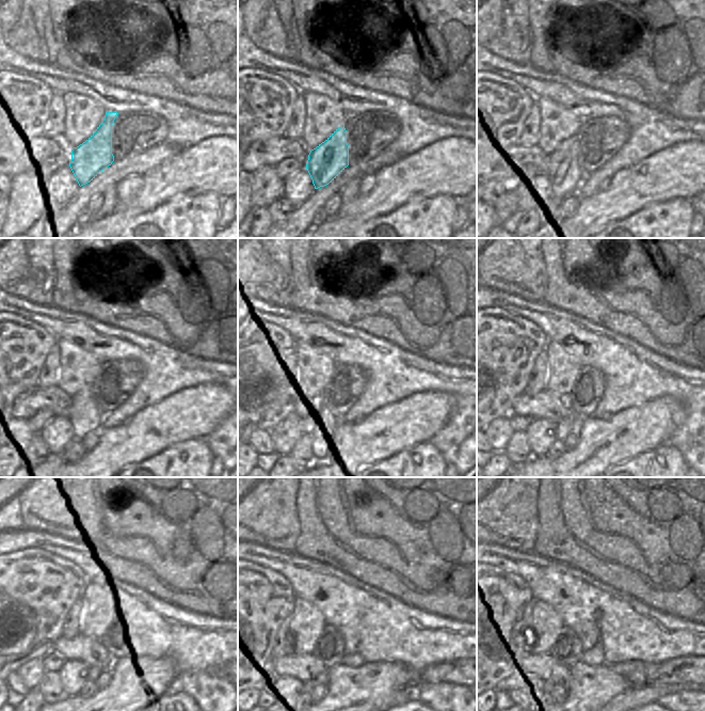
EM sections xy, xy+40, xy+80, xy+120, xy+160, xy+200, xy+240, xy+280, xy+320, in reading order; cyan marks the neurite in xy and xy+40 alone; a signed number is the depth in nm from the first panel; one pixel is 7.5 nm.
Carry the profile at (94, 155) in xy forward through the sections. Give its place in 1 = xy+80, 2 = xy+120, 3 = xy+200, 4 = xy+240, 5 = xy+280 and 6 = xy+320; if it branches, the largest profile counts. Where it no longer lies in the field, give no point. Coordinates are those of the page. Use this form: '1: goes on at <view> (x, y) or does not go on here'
1: goes on at xy+80 (563, 171)
2: goes on at xy+120 (85, 416)
3: goes on at xy+200 (563, 427)
4: goes on at xy+240 (85, 673)
5: goes on at xy+280 (322, 678)
6: goes on at xy+320 (547, 686)

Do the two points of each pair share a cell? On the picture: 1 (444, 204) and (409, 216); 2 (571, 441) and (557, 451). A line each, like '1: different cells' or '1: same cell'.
1: same cell
2: same cell

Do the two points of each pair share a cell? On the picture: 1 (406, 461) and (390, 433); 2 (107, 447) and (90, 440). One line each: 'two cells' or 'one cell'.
1: two cells
2: two cells

